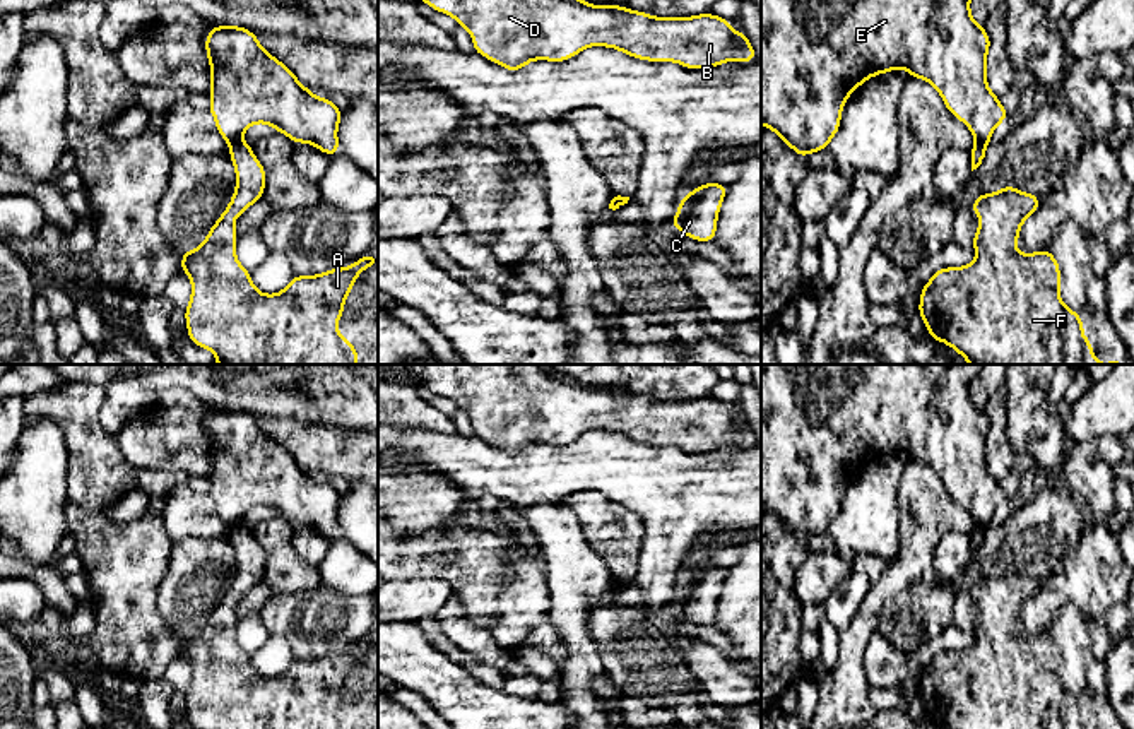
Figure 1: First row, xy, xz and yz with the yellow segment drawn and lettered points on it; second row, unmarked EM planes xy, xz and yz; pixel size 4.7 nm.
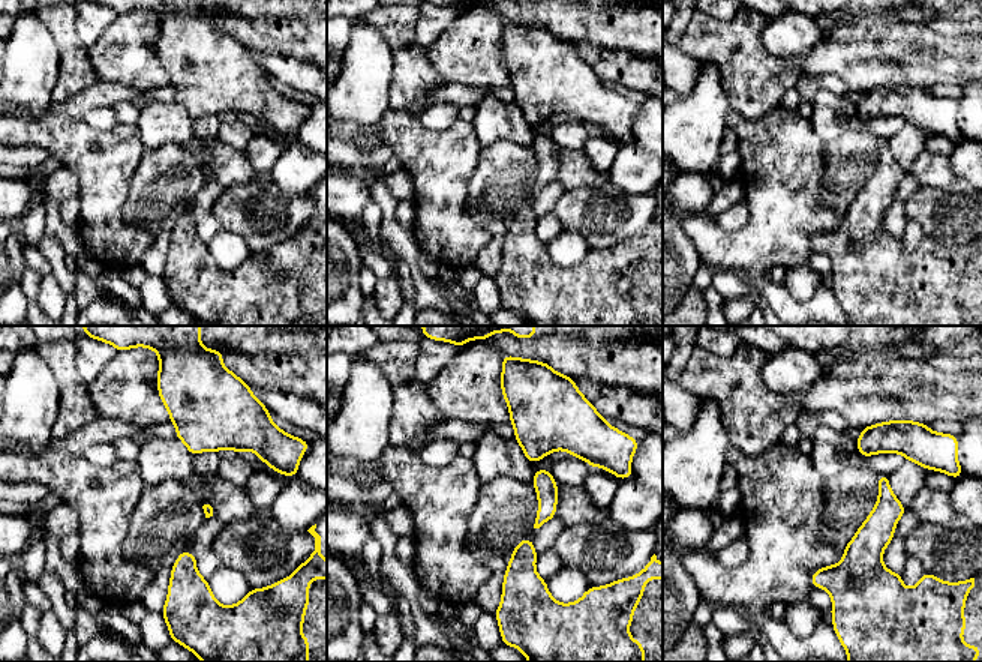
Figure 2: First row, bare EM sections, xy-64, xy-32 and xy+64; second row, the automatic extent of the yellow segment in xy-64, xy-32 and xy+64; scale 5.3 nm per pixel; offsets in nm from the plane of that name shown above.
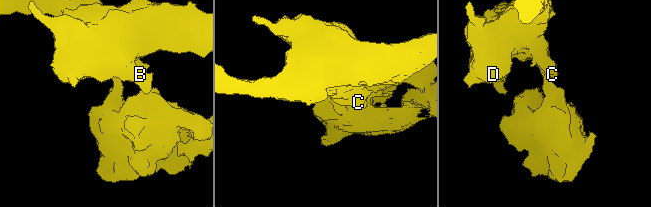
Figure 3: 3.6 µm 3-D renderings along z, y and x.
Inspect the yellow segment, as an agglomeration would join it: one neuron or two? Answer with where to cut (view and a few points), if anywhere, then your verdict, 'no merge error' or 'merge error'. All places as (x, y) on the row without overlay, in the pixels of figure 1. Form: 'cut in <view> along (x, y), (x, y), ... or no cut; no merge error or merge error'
cut in xy along (240, 521), (231, 527); merge error

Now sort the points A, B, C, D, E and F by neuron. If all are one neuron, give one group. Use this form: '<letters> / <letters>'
A F / B C D E

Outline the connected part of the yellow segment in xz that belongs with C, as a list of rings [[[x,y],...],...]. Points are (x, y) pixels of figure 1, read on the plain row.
[[[708,565],[688,578],[679,578],[677,597],[669,608],[694,625],[713,625],[717,601],[727,573],[729,568]]]

